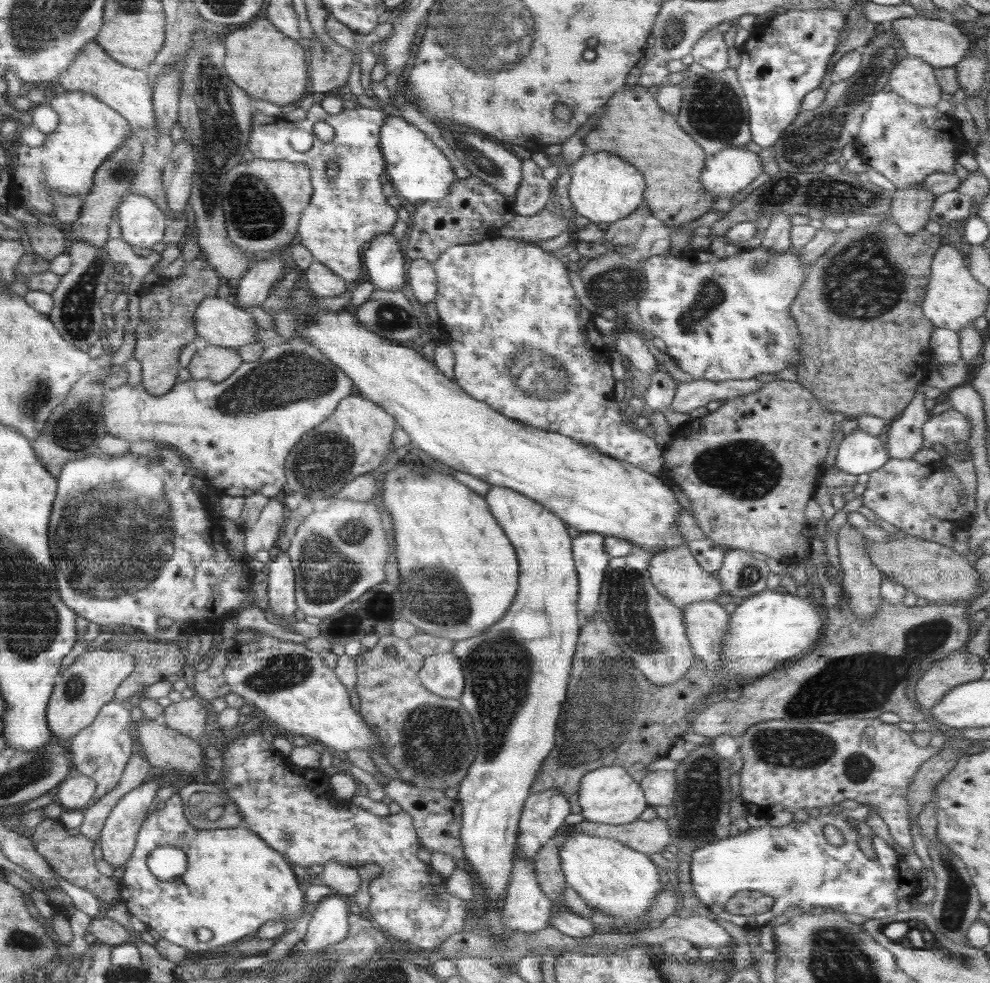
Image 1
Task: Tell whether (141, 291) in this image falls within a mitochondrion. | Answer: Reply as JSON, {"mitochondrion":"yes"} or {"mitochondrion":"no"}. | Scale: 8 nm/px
{"mitochondrion":"no"}

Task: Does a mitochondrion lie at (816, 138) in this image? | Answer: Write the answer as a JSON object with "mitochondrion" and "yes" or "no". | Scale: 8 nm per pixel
{"mitochondrion":"yes"}

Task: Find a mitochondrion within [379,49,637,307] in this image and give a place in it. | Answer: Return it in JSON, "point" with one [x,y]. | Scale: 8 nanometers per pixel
{"point":[477,157]}

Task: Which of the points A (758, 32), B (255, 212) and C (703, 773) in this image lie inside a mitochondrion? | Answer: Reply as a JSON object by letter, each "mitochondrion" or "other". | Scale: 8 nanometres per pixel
{"A":"other","B":"mitochondrion","C":"mitochondrion"}

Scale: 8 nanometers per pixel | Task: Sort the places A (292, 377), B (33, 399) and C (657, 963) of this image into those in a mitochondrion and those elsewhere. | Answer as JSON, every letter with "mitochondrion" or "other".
{"A":"mitochondrion","B":"mitochondrion","C":"other"}

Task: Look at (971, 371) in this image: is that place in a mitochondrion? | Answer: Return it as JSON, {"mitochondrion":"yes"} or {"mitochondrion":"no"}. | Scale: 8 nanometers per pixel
{"mitochondrion":"no"}

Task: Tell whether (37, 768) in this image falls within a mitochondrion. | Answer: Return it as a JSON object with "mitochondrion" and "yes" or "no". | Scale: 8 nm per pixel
{"mitochondrion":"yes"}

